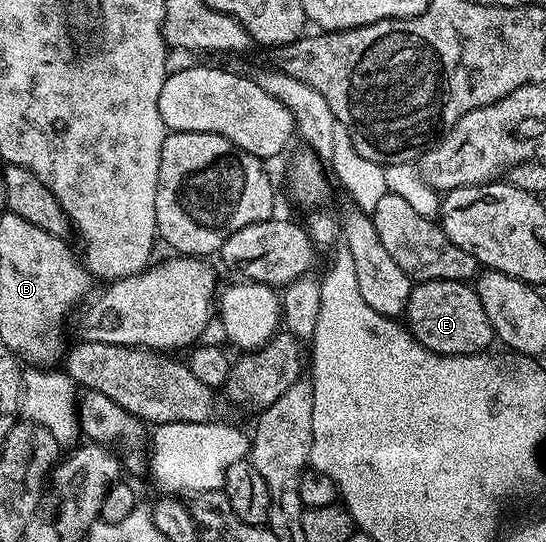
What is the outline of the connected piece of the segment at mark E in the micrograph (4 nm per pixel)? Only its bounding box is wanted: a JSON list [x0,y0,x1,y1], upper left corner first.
[404,281,495,355]

